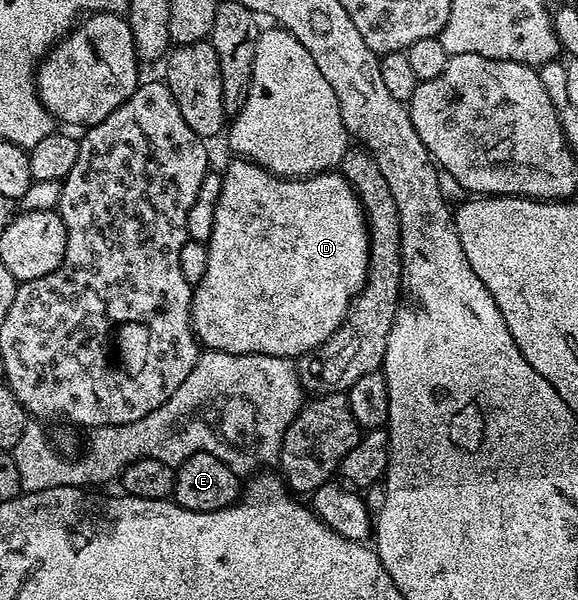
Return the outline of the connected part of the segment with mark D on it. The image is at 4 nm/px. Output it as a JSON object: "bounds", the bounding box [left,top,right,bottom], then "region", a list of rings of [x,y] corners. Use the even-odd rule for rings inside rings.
{"bounds":[192,157,368,359],"region":[[[239,157],[231,160],[233,163],[228,168],[223,168],[220,180],[222,181],[222,189],[218,193],[218,205],[214,209],[214,225],[212,226],[212,232],[208,238],[208,268],[206,273],[202,277],[202,281],[195,284],[192,292],[192,332],[196,334],[196,338],[199,339],[201,348],[210,351],[221,351],[222,353],[234,353],[235,355],[266,355],[272,354],[274,357],[282,357],[283,359],[292,359],[294,353],[311,353],[316,350],[317,347],[322,346],[326,340],[329,339],[334,332],[342,325],[342,321],[348,316],[348,310],[350,305],[356,300],[360,290],[364,288],[364,282],[368,276],[368,225],[364,222],[364,211],[360,207],[358,197],[354,193],[352,186],[346,182],[343,175],[337,173],[335,170],[321,171],[315,175],[307,177],[281,177],[274,175],[272,172],[267,171],[266,168],[258,166],[256,163],[250,162],[248,159],[241,159]]]}

